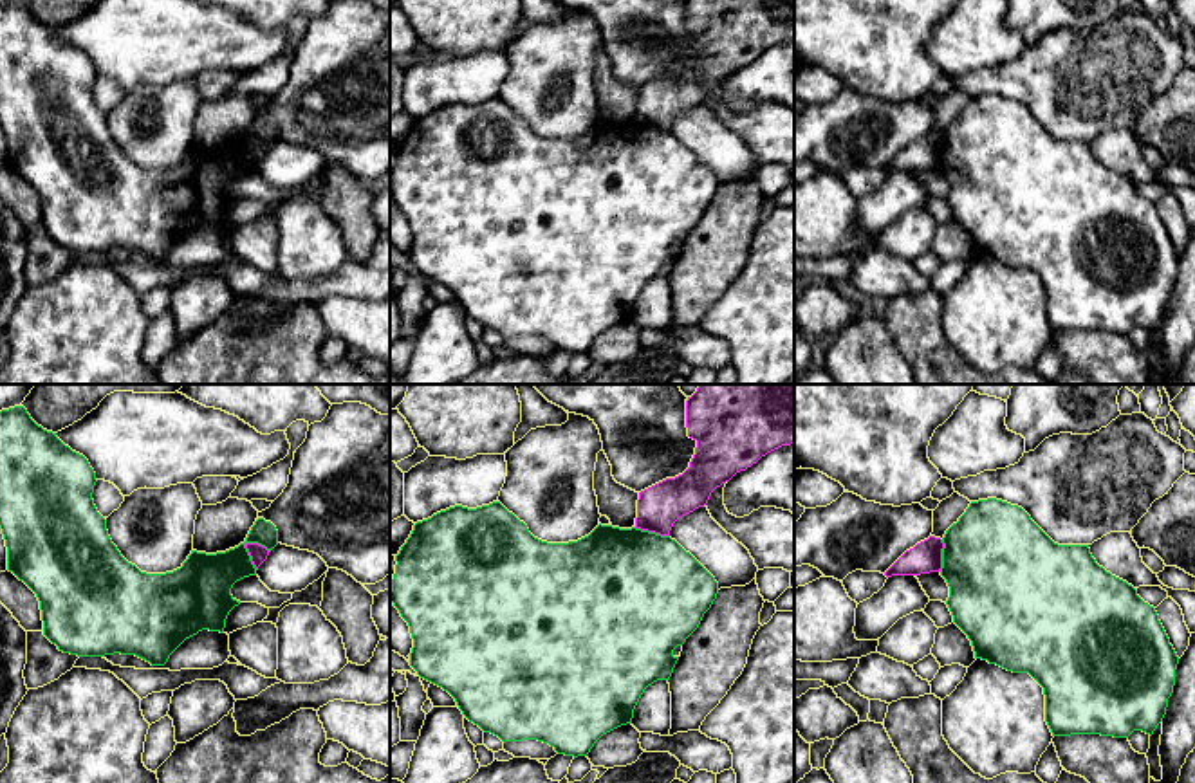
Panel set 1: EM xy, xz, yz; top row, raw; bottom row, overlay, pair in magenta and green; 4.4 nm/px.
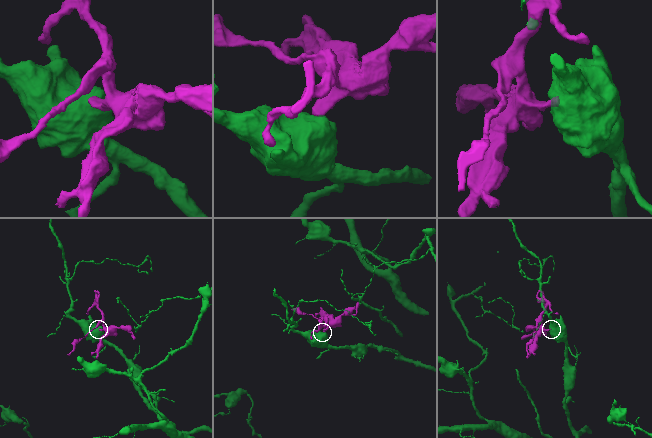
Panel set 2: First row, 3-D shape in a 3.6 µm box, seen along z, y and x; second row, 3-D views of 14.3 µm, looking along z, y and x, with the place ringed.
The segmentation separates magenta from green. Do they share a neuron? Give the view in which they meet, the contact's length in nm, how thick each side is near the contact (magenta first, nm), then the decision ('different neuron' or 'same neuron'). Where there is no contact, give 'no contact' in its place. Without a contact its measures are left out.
contact in xy; length 140 nm; calibres 80 and 260 nm; different neuron

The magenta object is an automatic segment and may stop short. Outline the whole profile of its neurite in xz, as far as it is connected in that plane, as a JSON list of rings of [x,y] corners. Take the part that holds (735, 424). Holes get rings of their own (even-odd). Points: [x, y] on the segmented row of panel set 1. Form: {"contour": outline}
{"contour": [[[700,384],[686,401],[688,437],[697,442],[690,467],[639,493],[635,529],[670,536],[673,523],[704,507],[711,493],[767,453],[794,444],[794,384]]]}

